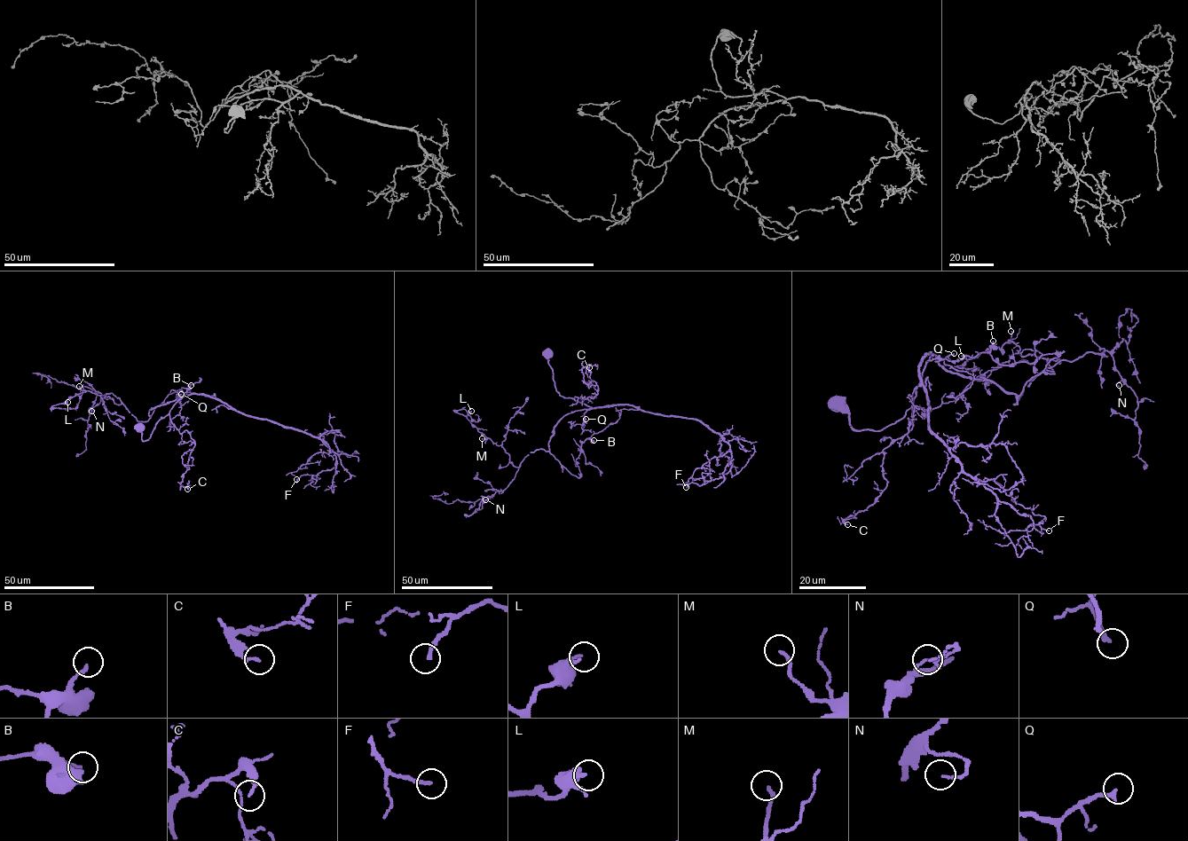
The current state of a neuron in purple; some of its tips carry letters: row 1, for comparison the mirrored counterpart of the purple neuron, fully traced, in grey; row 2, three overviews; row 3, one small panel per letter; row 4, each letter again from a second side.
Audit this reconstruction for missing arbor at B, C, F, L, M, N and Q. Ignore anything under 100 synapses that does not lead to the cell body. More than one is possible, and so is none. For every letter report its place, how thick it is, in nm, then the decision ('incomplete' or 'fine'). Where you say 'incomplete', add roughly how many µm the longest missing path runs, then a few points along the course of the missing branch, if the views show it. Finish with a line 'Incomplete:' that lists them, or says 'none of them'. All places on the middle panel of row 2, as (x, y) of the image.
B: place (594, 440); calibre 150 nm; fine
C: place (589, 367); calibre 150 nm; fine
F: place (686, 487); calibre 160 nm; fine
L: place (471, 411); calibre 260 nm; fine
M: place (482, 438); calibre 160 nm; fine
N: place (485, 499); calibre 100 nm; fine
Q: place (586, 419); calibre 220 nm; fine
Incomplete: none of them

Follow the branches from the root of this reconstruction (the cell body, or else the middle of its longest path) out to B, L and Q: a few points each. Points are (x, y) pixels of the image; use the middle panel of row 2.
B: (549, 354), (555, 390), (591, 408), (562, 418), (549, 452), (579, 477), (581, 444), (594, 440)
L: (549, 354), (555, 390), (591, 408), (562, 418), (548, 451), (537, 449), (515, 467), (468, 419), (471, 411)
Q: (549, 354), (547, 362), (555, 390), (561, 396), (591, 408), (584, 413), (586, 419)

